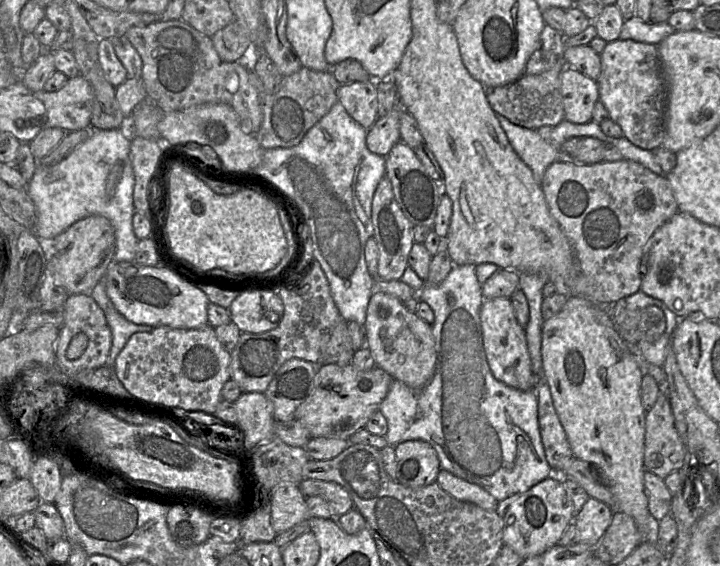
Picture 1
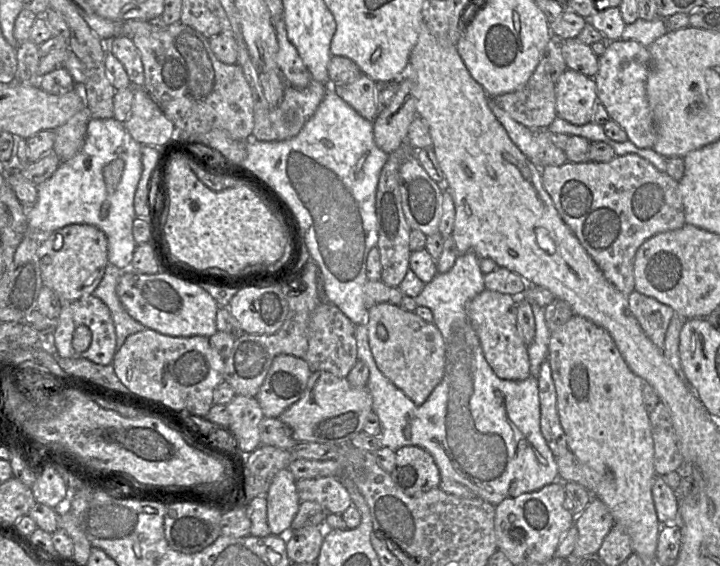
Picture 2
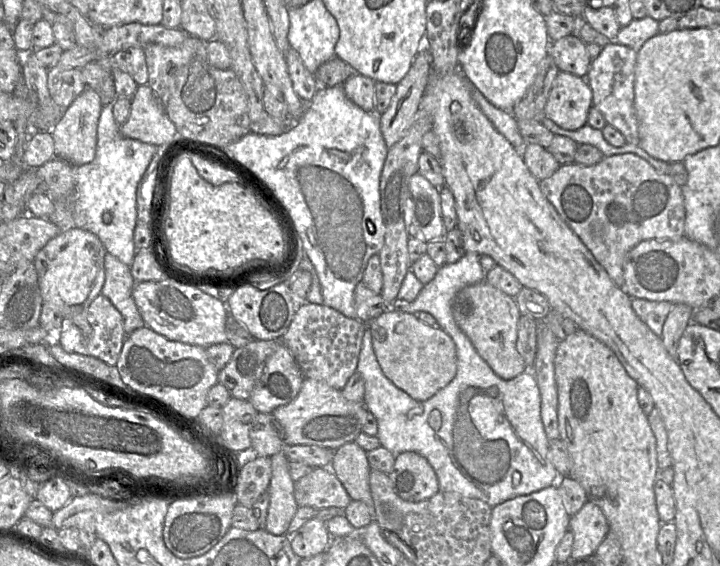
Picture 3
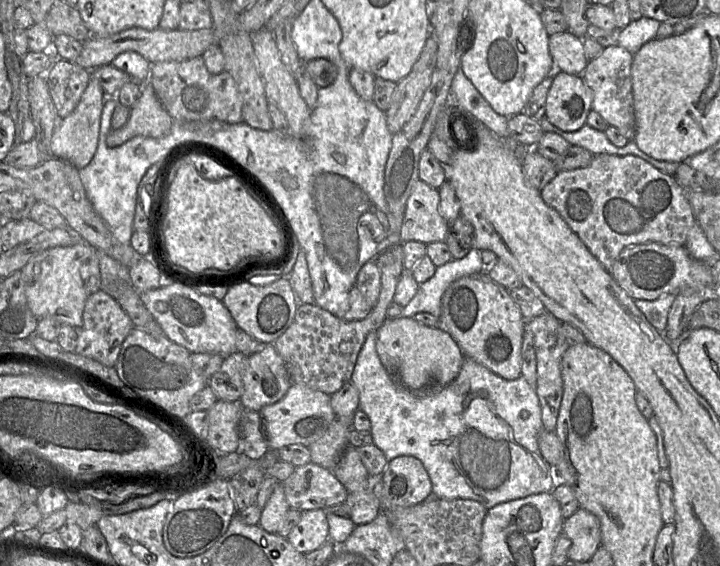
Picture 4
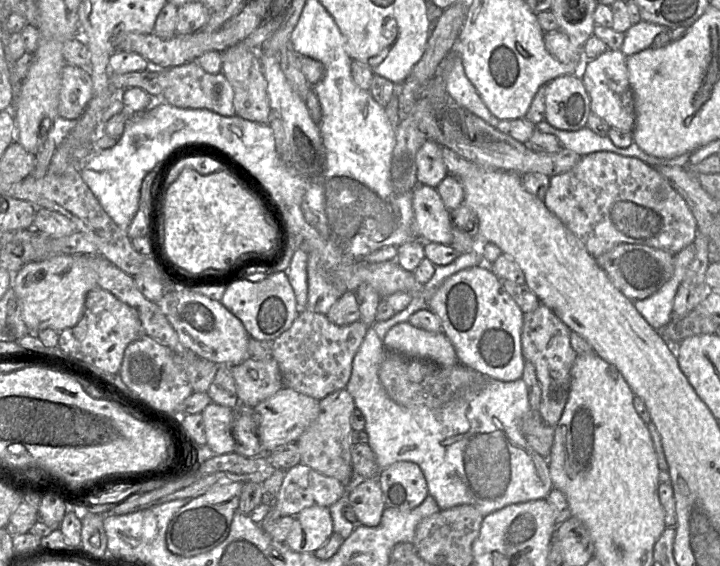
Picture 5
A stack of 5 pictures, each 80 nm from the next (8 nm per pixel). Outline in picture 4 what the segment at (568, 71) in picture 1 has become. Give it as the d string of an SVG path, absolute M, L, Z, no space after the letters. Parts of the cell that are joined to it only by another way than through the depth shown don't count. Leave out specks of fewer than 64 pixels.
M555 69L546 98L545 117L563 131L577 131L592 110L593 94L581 75Z

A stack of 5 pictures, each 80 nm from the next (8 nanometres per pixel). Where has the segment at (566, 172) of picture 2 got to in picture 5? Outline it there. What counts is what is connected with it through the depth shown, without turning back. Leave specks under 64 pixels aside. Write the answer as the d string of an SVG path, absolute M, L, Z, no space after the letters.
M613 152L584 155L573 168L551 177L543 201L595 259L619 243L646 245L675 255L692 244L697 235L697 223L686 201L655 167Z

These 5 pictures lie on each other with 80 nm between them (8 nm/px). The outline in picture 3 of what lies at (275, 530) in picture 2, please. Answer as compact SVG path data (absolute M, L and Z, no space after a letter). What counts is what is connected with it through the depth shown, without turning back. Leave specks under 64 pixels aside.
M283 451L270 457L271 479L267 489L270 502L266 517L265 530L273 535L285 535L297 511L298 505L294 497L294 481Z

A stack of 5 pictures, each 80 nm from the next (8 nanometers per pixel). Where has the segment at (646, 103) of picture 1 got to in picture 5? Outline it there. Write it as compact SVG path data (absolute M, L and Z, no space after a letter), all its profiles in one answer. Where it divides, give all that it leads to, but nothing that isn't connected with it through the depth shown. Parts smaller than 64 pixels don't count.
M608 49L596 58L584 62L579 77L589 95L591 112L603 119L610 127L633 132L634 97L629 83L626 58L621 50Z

